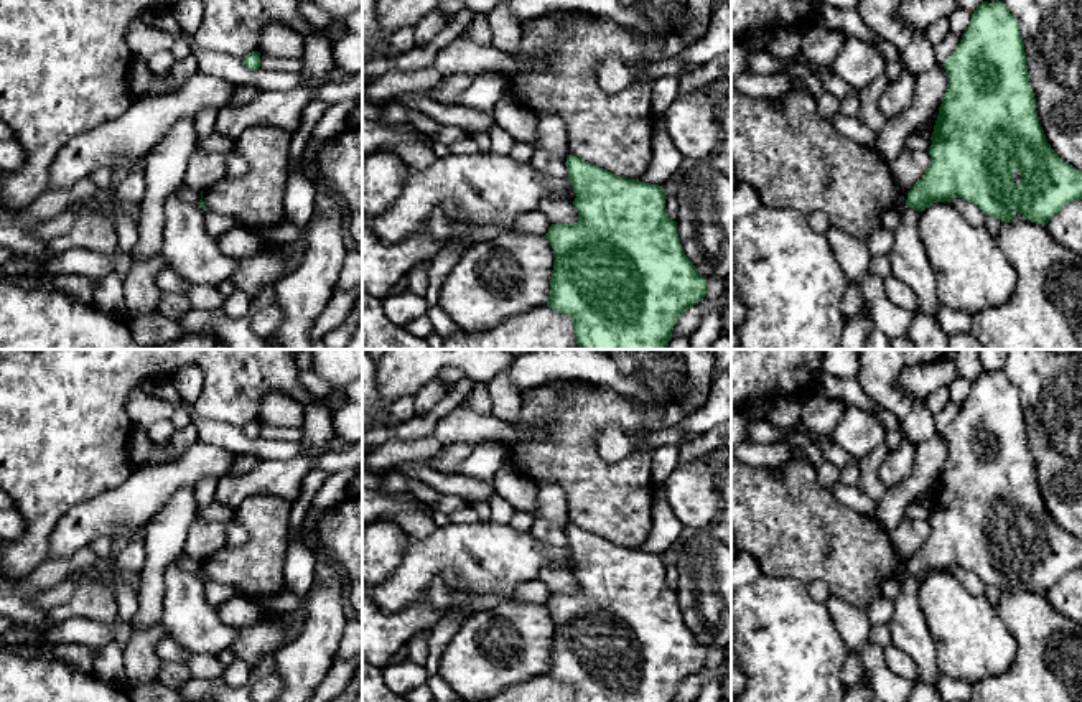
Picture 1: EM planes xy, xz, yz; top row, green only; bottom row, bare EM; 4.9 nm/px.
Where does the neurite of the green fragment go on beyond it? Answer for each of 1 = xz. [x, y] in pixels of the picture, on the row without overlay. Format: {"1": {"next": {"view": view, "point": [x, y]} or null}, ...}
{"1": {"next": null}}

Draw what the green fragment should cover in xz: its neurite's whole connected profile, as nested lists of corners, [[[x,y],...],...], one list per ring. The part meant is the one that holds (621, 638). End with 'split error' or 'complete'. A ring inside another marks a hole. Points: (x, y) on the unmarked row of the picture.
[[[578,526],[567,527],[568,549],[576,564],[573,575],[578,582],[576,593],[552,593],[543,605],[553,618],[553,639],[550,649],[550,667],[547,676],[573,687],[575,702],[672,702],[677,689],[695,672],[707,666],[707,648],[697,639],[693,631],[685,625],[677,603],[677,592],[665,582],[665,569],[662,555],[644,552],[639,549],[627,549],[613,544],[611,541],[591,534]]]; complete

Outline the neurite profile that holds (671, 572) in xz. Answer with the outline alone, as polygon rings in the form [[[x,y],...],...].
[[[675,547],[664,554],[667,557],[665,582],[672,590],[677,592],[679,570],[677,570],[677,565],[675,565],[674,550],[675,550]]]

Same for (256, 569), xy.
[[[273,494],[247,496],[236,509],[236,521],[245,527],[249,541],[239,547],[224,545],[203,560],[206,580],[234,587],[240,592],[240,597],[250,600],[262,600],[283,590],[287,587],[283,572],[291,506],[293,503]]]

